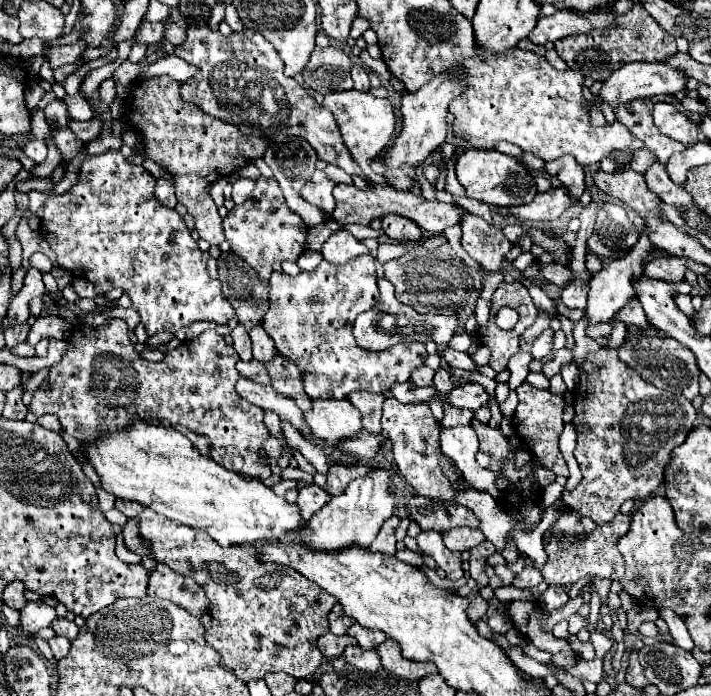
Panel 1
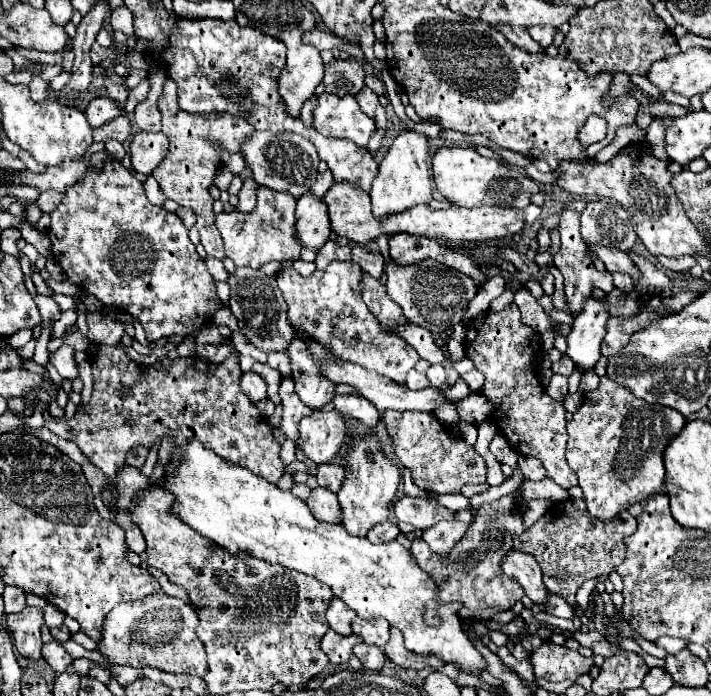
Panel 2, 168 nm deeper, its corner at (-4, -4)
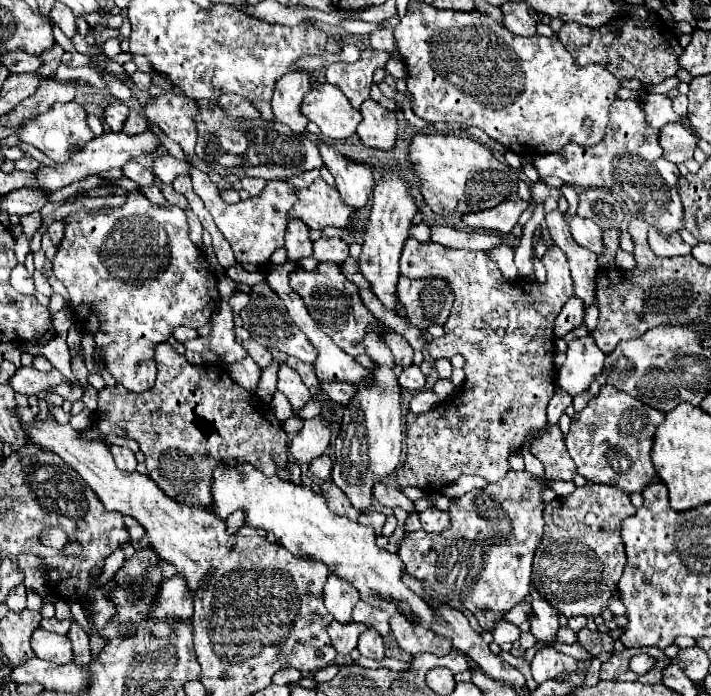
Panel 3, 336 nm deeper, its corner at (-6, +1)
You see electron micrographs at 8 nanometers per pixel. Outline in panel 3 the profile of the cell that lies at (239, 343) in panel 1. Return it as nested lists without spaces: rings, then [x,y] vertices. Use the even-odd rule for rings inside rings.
[[[248,339],[248,341],[244,341],[244,349],[248,351],[248,355],[264,369],[270,361],[272,361],[272,355],[268,353],[268,349],[266,347],[262,347],[262,345],[258,345],[256,341],[252,341],[252,339]]]

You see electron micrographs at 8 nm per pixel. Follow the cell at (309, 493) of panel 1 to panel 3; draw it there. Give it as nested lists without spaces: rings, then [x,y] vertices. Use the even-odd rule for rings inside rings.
[[[324,481],[320,485],[320,489],[322,489],[322,495],[324,495],[324,499],[326,499],[326,503],[328,503],[328,507],[330,507],[332,513],[344,515],[344,517],[348,517],[352,521],[356,521],[360,517],[360,511],[356,511],[352,507],[350,499],[344,495],[344,491],[340,487],[336,487],[334,481]]]

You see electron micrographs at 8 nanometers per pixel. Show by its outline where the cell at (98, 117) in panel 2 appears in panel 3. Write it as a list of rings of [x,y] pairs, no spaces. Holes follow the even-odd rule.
[[[116,101],[116,103],[108,105],[104,121],[106,121],[106,125],[108,125],[110,131],[122,131],[122,127],[124,127],[128,115],[130,115],[128,107],[126,107],[122,101]]]

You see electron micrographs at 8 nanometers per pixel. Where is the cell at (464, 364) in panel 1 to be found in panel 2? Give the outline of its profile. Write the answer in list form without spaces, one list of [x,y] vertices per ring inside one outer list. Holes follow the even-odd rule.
[[[408,324],[406,328],[398,328],[398,336],[404,338],[424,360],[428,360],[430,364],[446,364],[450,362],[448,352],[442,352],[436,344],[432,334],[426,328],[420,328],[416,324]]]

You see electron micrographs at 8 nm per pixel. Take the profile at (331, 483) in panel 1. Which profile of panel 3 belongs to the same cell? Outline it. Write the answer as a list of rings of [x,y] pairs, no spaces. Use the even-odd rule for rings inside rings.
[[[326,455],[316,457],[316,459],[310,463],[310,471],[312,471],[314,477],[318,477],[318,479],[322,479],[322,481],[328,481],[328,479],[330,479],[330,471],[332,471],[332,461],[330,461],[330,457],[326,457]]]

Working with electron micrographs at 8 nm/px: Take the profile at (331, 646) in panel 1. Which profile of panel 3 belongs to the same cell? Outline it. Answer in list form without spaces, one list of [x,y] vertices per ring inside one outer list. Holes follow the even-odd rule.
[[[332,621],[330,625],[328,625],[328,635],[330,635],[330,639],[332,639],[332,645],[334,645],[334,649],[338,651],[338,653],[350,653],[354,647],[356,647],[356,643],[358,643],[358,637],[360,637],[360,633],[364,631],[366,627],[362,625],[362,623],[336,623],[336,621]]]

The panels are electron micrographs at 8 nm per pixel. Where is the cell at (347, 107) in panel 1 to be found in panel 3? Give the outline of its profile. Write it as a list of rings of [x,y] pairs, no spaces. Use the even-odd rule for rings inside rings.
[[[312,83],[312,91],[304,97],[300,113],[322,129],[324,137],[348,139],[362,121],[360,111],[352,109],[346,95],[330,83]]]

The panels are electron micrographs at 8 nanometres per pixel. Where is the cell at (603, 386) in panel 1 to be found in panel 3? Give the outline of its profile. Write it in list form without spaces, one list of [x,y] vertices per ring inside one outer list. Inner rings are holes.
[[[610,385],[600,387],[600,393],[578,413],[578,421],[572,423],[570,433],[566,437],[566,447],[570,457],[574,459],[578,473],[592,483],[606,483],[624,489],[626,493],[642,493],[642,489],[656,479],[656,471],[650,459],[652,435],[658,423],[664,421],[664,413],[644,405],[628,393],[622,393]]]

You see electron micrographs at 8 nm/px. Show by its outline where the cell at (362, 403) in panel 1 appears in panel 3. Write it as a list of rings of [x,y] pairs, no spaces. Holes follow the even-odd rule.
[[[322,383],[322,389],[332,401],[336,401],[340,405],[346,405],[350,401],[350,397],[356,393],[356,387],[350,383]]]

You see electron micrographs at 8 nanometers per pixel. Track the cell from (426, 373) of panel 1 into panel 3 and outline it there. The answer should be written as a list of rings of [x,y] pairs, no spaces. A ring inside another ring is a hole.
[[[412,363],[410,367],[406,367],[406,369],[400,373],[398,383],[400,383],[402,389],[416,391],[416,393],[418,393],[418,391],[424,389],[424,385],[426,385],[426,377],[424,377],[424,373],[420,371],[420,367]]]

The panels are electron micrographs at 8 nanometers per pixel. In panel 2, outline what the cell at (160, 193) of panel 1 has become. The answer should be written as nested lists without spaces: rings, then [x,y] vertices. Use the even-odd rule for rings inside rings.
[[[150,176],[146,182],[144,182],[144,188],[146,188],[146,196],[148,196],[148,200],[150,200],[152,204],[160,204],[160,206],[164,206],[166,196],[160,192],[158,182],[156,182],[152,176]]]

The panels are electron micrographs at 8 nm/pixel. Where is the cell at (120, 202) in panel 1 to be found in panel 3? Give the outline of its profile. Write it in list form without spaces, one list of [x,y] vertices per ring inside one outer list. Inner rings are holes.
[[[132,191],[128,197],[126,197],[126,205],[124,207],[116,207],[116,209],[102,209],[104,213],[102,215],[96,215],[96,217],[90,217],[90,215],[78,215],[78,217],[70,217],[68,219],[68,229],[66,229],[66,235],[58,247],[58,253],[54,257],[54,275],[58,281],[62,281],[68,289],[68,295],[70,295],[70,303],[72,305],[72,311],[74,315],[82,315],[86,317],[86,321],[76,321],[78,327],[92,335],[94,337],[94,349],[96,349],[96,355],[102,359],[102,363],[106,365],[106,369],[110,371],[110,375],[120,383],[124,385],[126,389],[134,391],[134,393],[142,393],[142,391],[148,391],[150,387],[154,387],[154,381],[156,381],[156,361],[154,361],[154,351],[156,351],[156,345],[168,341],[168,337],[172,335],[172,329],[178,327],[178,325],[184,325],[184,327],[192,327],[192,329],[198,329],[202,325],[206,325],[210,321],[210,315],[212,315],[212,301],[218,303],[220,295],[218,295],[218,289],[216,289],[216,275],[208,269],[206,265],[206,259],[202,255],[202,251],[190,241],[188,237],[188,221],[186,221],[186,213],[180,209],[180,207],[158,207],[154,203],[150,203],[144,195]]]

